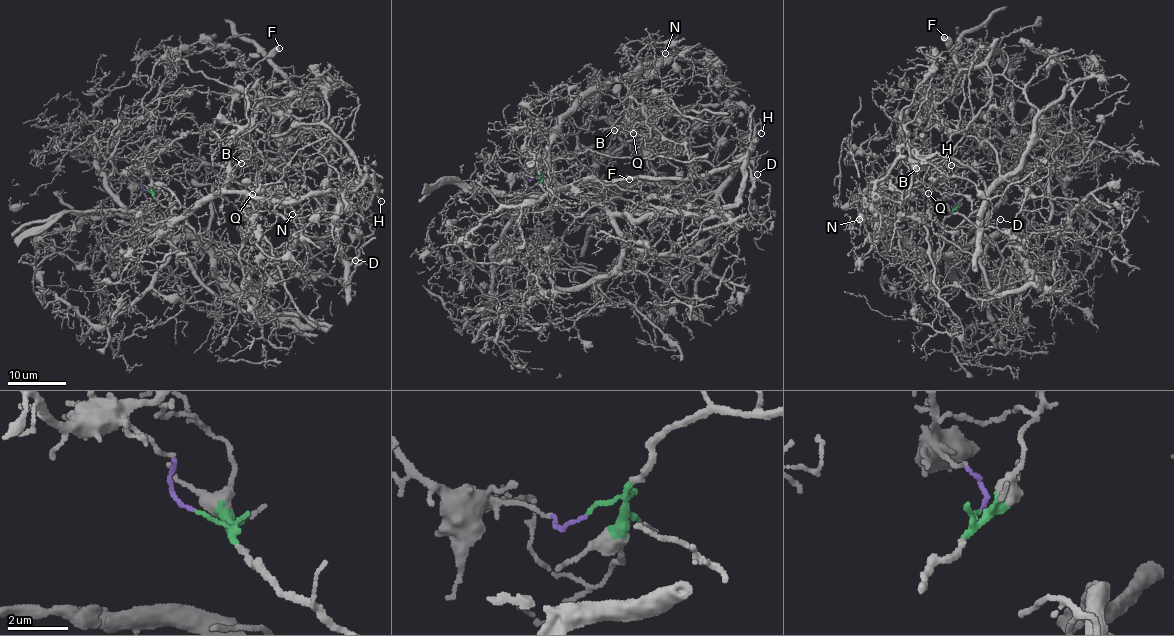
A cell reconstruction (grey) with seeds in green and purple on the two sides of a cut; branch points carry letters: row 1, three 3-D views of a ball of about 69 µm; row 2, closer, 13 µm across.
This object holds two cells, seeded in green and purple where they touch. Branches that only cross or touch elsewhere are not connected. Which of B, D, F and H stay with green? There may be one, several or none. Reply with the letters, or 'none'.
D, H

